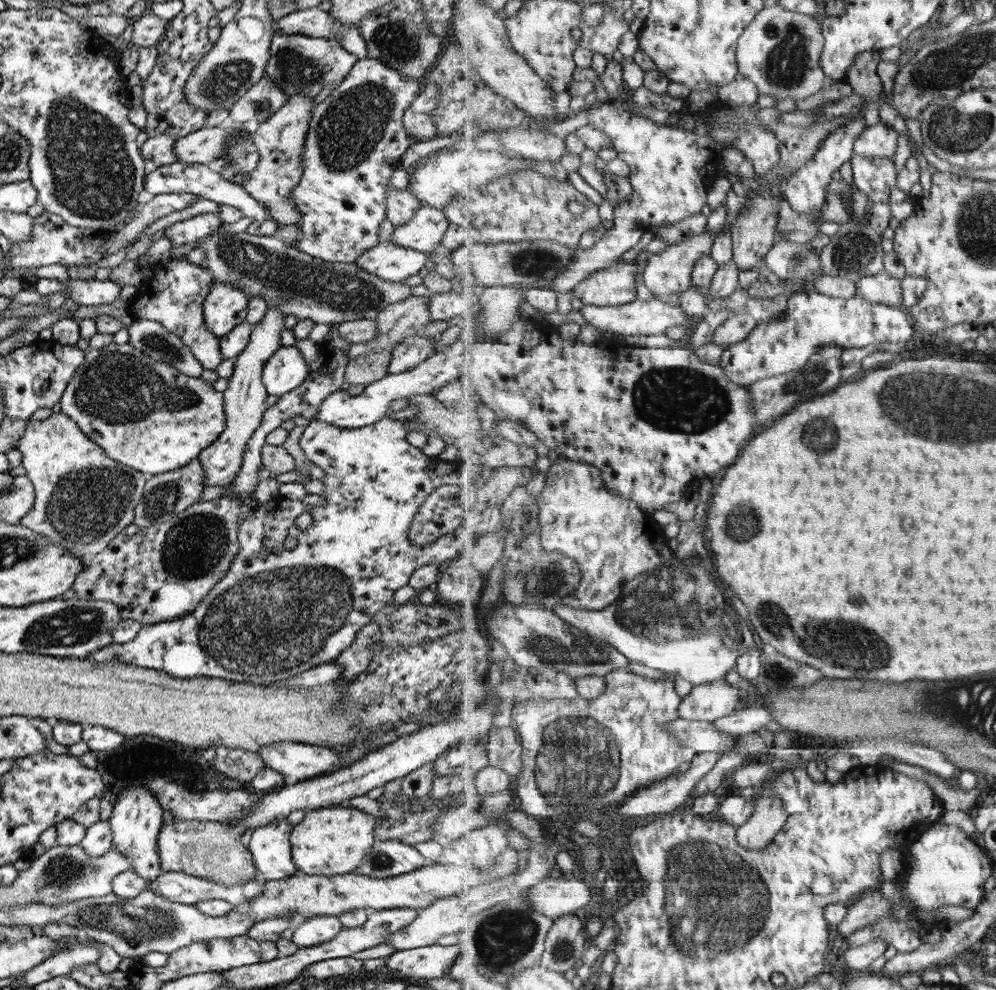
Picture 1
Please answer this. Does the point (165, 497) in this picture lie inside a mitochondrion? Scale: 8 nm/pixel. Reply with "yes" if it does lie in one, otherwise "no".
yes

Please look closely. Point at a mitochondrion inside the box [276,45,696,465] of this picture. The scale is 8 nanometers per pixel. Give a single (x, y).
(351, 127)

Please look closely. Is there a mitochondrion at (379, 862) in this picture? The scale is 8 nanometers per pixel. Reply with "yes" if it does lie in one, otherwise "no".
yes

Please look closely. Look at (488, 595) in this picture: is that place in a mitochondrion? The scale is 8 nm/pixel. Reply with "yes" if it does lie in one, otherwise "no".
no

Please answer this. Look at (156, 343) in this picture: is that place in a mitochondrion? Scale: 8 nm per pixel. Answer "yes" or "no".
yes

